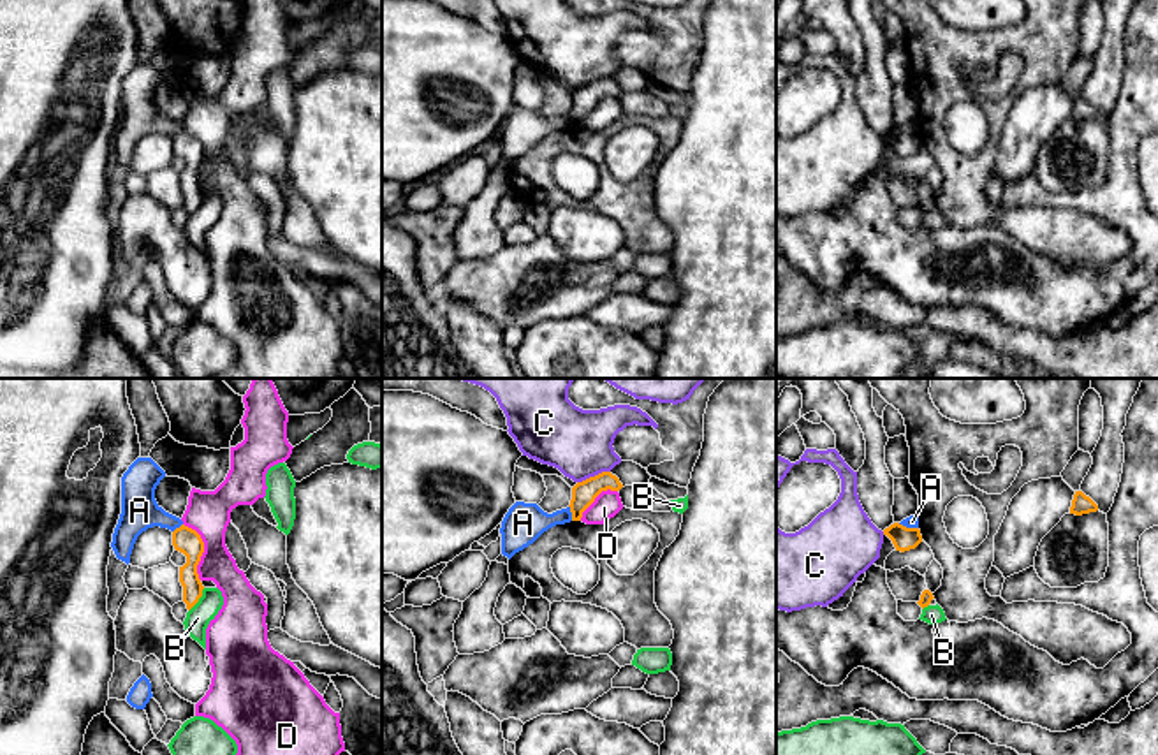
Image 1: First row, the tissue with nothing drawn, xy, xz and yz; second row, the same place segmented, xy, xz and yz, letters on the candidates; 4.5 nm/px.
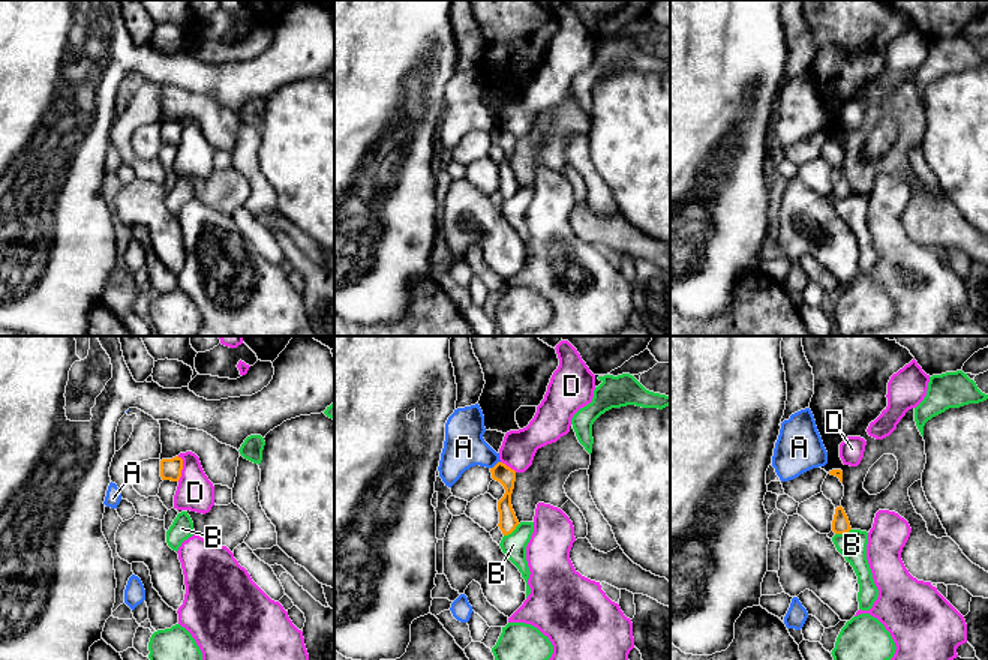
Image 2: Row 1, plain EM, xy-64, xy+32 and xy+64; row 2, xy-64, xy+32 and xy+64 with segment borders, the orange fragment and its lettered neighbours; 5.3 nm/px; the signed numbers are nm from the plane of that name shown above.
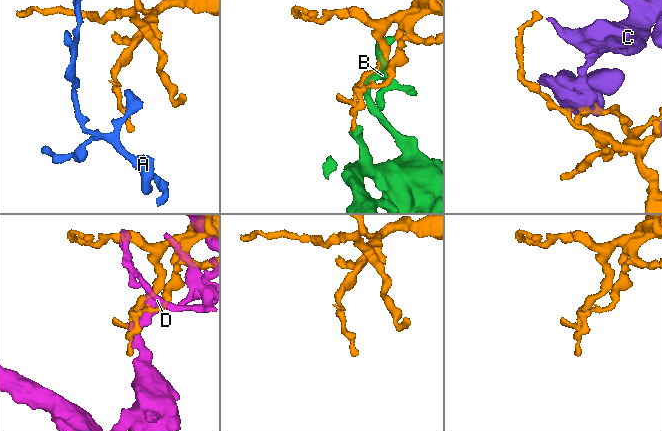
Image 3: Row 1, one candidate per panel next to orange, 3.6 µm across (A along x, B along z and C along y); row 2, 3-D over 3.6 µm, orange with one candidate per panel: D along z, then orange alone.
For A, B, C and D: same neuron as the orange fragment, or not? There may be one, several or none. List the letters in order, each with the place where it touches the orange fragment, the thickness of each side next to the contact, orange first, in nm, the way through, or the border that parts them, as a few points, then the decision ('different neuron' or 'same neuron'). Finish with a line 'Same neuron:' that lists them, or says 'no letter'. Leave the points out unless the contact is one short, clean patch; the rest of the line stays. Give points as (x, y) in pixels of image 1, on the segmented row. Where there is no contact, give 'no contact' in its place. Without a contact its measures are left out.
A: xz (571, 511) | 110/180 nm | along xz (569, 505), (572, 520) | different neuron
B: xy (197, 601) | 110/110 nm | different neuron
C: xz (595, 476) | 110/300 nm | different neuron
D: xy (203, 549) | 120/200 nm | different neuron
Same neuron: no letter

